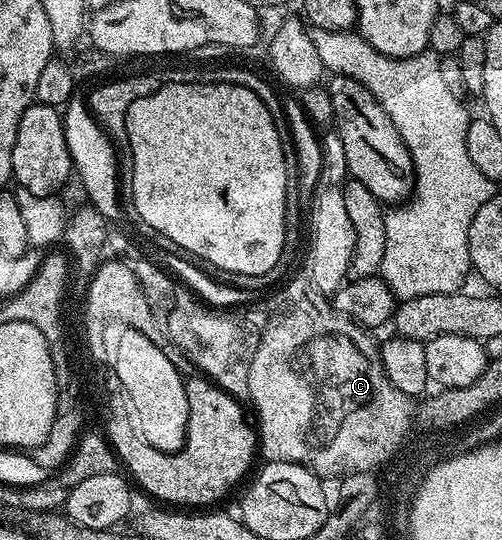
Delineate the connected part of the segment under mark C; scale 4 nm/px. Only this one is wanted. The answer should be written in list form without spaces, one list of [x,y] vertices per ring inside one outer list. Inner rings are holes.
[[[303,298],[303,302],[295,302],[295,306],[283,306],[283,314],[279,314],[279,318],[275,318],[275,322],[265,322],[262,329],[259,334],[259,343],[253,352],[253,364],[249,364],[249,402],[255,405],[255,414],[259,417],[257,446],[262,457],[264,454],[264,459],[267,462],[301,463],[302,466],[310,468],[324,479],[335,478],[334,480],[339,480],[346,475],[356,474],[362,470],[378,471],[388,461],[388,451],[398,451],[404,445],[402,442],[405,442],[408,437],[408,434],[403,430],[403,418],[407,418],[407,414],[415,418],[417,414],[417,410],[407,410],[407,402],[403,402],[403,396],[406,393],[399,392],[397,388],[393,388],[393,384],[389,384],[389,376],[385,376],[385,368],[381,364],[381,356],[379,355],[380,343],[374,342],[367,335],[370,333],[358,322],[353,322],[345,315],[340,314],[331,302],[323,306],[323,298],[315,298],[315,302],[307,302],[307,298]],[[289,422],[297,422],[297,428],[287,428]],[[301,426],[305,426],[305,430],[327,430],[327,432],[323,432],[321,436],[311,432],[311,434],[303,436],[303,440],[301,440]]]

